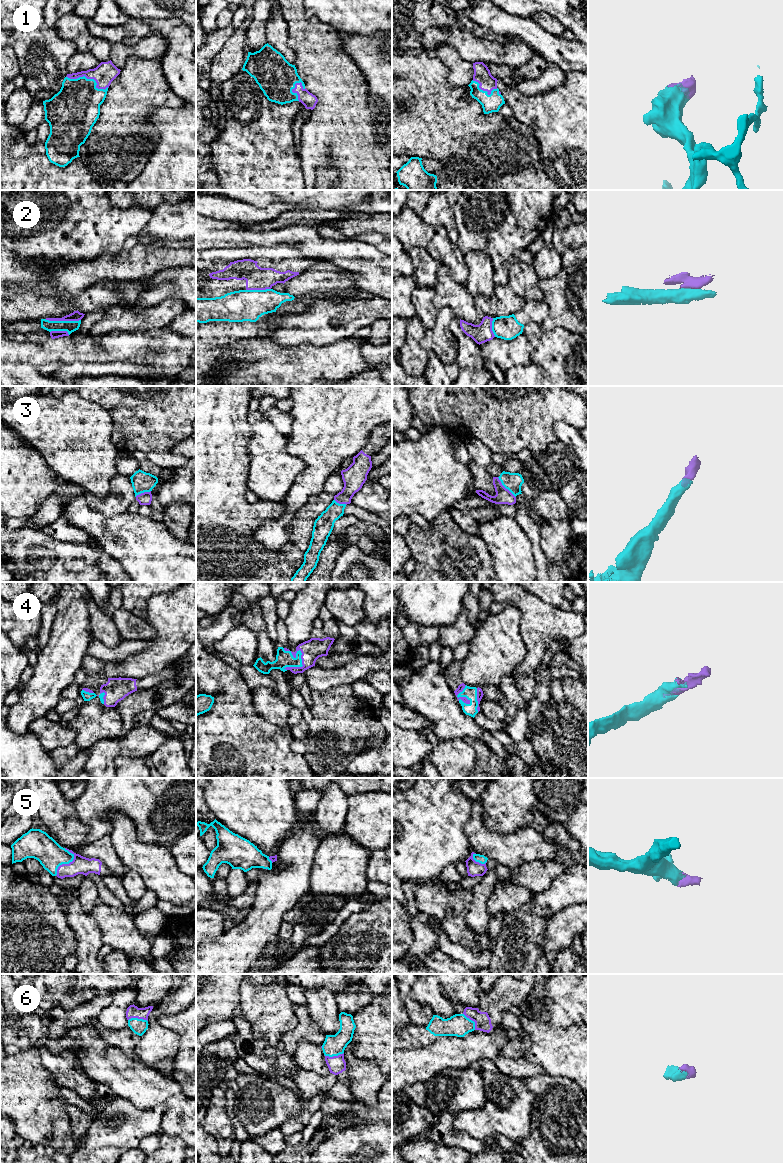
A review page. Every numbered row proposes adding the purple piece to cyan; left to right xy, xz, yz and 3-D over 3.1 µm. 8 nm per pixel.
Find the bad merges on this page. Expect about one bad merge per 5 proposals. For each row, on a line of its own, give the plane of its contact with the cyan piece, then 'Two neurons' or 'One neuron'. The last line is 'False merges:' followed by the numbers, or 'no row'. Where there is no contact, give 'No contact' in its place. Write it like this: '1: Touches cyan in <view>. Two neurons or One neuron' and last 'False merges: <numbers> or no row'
1: Touches cyan in xy. One neuron
2: Touches cyan in xy. Two neurons
3: Touches cyan in yz. One neuron
4: Touches cyan in xz. One neuron
5: Touches cyan in xy. One neuron
6: Touches cyan in xy. One neuron
False merges: 2

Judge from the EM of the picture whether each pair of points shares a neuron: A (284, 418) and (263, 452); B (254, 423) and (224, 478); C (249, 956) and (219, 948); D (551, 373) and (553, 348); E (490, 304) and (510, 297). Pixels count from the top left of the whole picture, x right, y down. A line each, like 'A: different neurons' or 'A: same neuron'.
A: different neurons
B: different neurons
C: same neuron
D: same neuron
E: same neuron

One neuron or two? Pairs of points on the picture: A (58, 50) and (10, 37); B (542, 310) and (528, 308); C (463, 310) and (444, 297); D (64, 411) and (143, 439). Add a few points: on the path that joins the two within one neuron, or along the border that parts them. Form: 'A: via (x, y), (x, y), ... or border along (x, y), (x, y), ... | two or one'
A: via (46, 50), (41, 50), (28, 37), (22, 37) | one
B: via (539, 310), (531, 310) | one
C: via (458, 305), (449, 297) | one
D: border along (101, 407), (110, 416), (111, 441), (118, 451) | two

